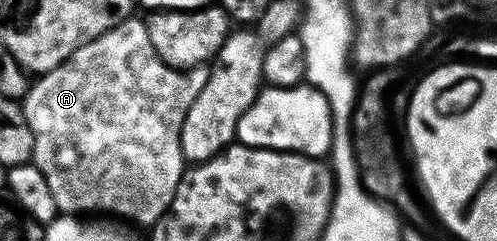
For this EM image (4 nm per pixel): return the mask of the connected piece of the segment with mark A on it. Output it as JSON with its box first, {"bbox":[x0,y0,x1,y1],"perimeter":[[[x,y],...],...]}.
{"bbox":[24,17,207,225],"perimeter":[[[138,17],[125,19],[123,23],[116,25],[108,33],[104,33],[100,37],[93,39],[88,45],[84,45],[80,49],[76,49],[76,53],[72,53],[69,59],[67,59],[65,63],[61,63],[56,69],[45,72],[45,74],[43,74],[41,78],[39,78],[42,80],[40,80],[39,83],[35,85],[35,87],[33,84],[33,86],[29,88],[28,94],[24,99],[24,110],[26,112],[26,120],[28,121],[28,125],[30,126],[32,133],[34,134],[34,158],[32,162],[35,167],[38,167],[44,173],[44,177],[48,181],[48,189],[52,189],[52,197],[56,201],[59,212],[65,213],[67,215],[77,216],[79,213],[86,213],[82,211],[111,211],[111,213],[114,215],[123,215],[124,218],[135,219],[135,221],[138,223],[147,223],[147,225],[153,225],[157,223],[158,220],[161,219],[169,209],[172,197],[176,193],[176,189],[178,188],[180,181],[182,180],[184,160],[182,157],[182,146],[180,145],[180,129],[182,128],[182,122],[184,121],[184,117],[186,116],[186,111],[192,105],[192,101],[198,96],[200,89],[206,83],[206,76],[207,72],[205,70],[202,71],[202,69],[186,69],[186,79],[182,79],[182,69],[169,67],[163,61],[163,59],[159,57],[158,50],[154,48],[152,37],[148,33],[145,22],[143,22],[141,18],[138,20]]]}

